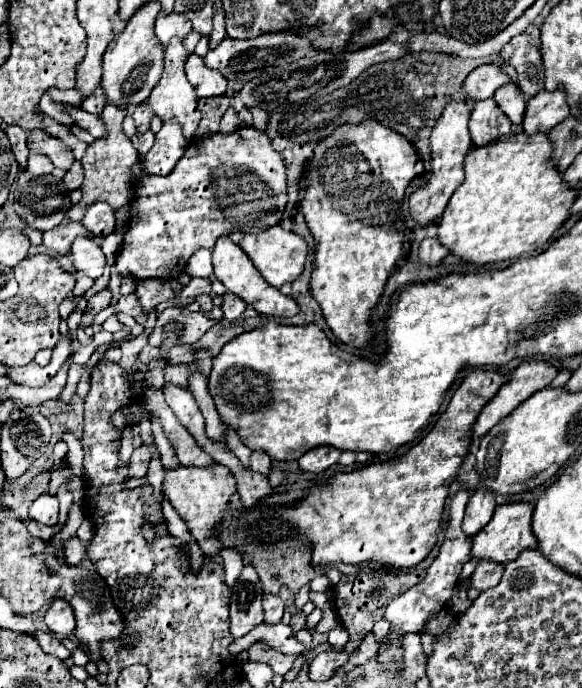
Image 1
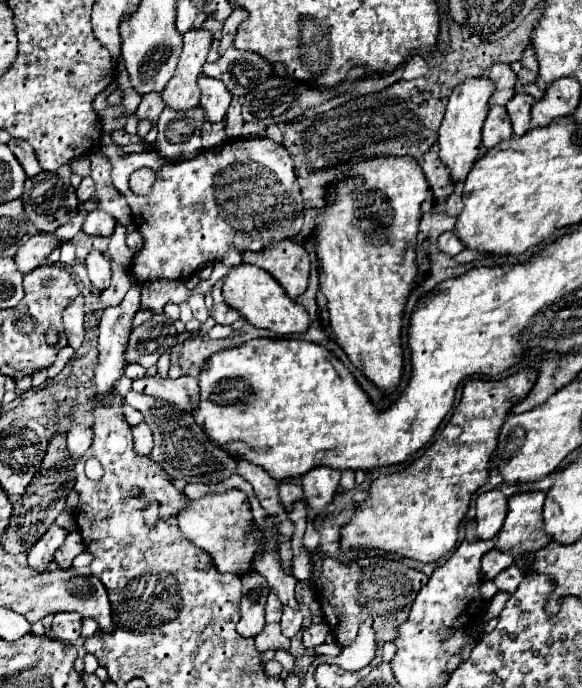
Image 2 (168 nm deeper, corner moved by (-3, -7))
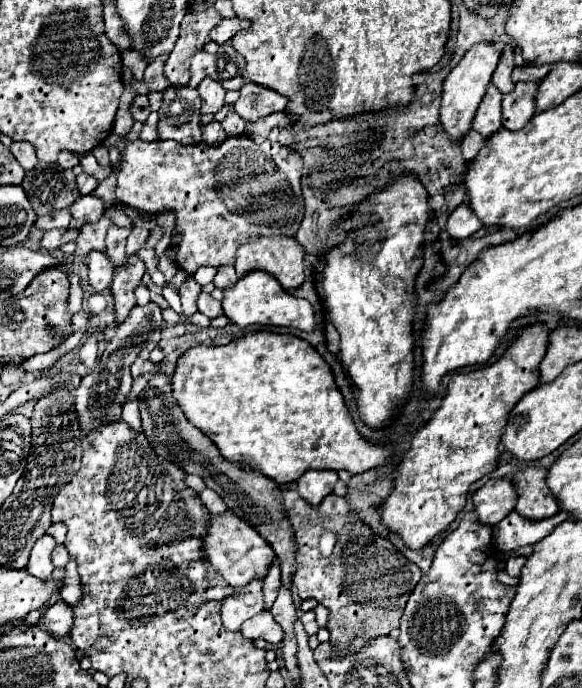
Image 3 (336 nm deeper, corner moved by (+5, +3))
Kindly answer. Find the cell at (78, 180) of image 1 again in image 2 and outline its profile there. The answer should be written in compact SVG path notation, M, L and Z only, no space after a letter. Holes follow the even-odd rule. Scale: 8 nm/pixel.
M84 177L82 179L82 183L80 183L80 187L76 189L76 195L78 195L78 201L88 201L92 195L94 195L94 181L92 181L92 177Z

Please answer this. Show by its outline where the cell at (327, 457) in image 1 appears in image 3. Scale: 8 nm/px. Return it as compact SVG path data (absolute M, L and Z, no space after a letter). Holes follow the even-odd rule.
M306 471L298 479L298 493L310 505L320 505L334 489L338 475L334 471Z

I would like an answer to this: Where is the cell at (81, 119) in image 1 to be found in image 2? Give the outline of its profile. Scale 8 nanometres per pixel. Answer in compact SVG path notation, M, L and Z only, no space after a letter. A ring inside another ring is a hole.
M104 131L100 151L112 163L112 183L122 195L126 195L132 209L134 227L144 237L142 249L132 259L132 275L138 283L148 283L156 279L184 281L194 271L198 271L206 261L216 261L230 249L238 251L260 251L274 241L292 239L302 229L304 219L304 199L296 183L294 167L288 157L288 151L266 137L256 139L232 139L220 147L220 151L202 151L196 159L186 159L180 163L170 163L156 155L154 151L122 155L122 147L112 141ZM150 167L156 173L156 181L148 195L136 195L128 187L128 177L140 169ZM262 173L268 173L268 179L262 179ZM276 181L278 183L272 183Z

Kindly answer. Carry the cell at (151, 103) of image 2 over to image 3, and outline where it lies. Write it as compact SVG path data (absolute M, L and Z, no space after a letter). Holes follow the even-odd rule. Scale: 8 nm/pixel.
M164 53L162 57L158 57L158 61L152 61L144 73L144 83L152 89L152 91L164 91L170 83L166 81L166 75L164 75L164 63L166 63L166 57L170 53Z

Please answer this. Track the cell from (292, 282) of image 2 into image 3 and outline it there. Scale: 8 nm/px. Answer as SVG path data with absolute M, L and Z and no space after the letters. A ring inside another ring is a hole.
M278 235L278 237L262 237L252 243L246 243L238 249L238 259L236 259L236 273L238 277L244 277L250 271L266 271L272 277L278 279L278 283L286 289L298 289L306 279L304 279L304 247L298 245L294 237Z

